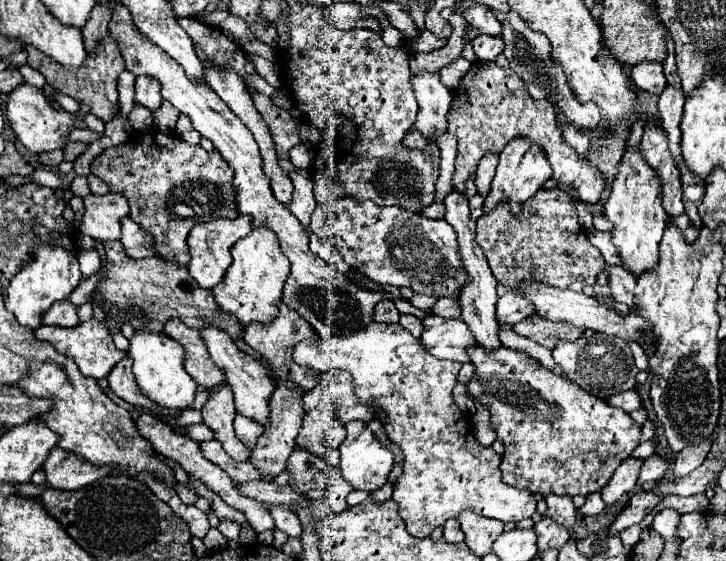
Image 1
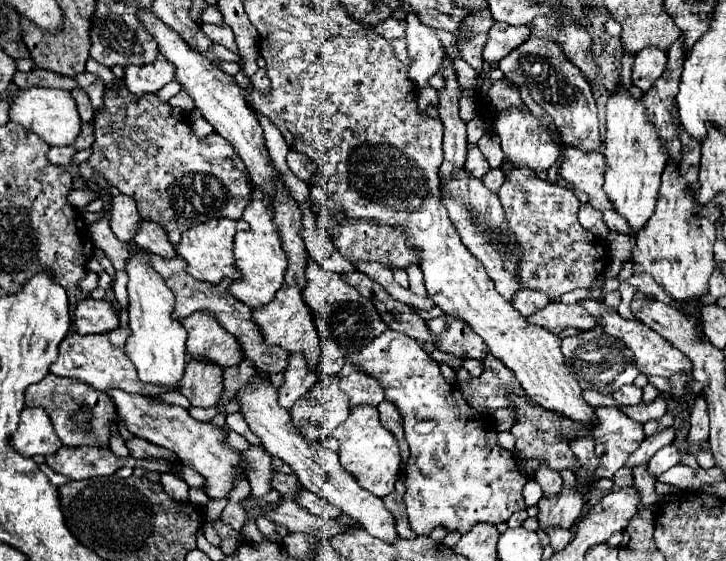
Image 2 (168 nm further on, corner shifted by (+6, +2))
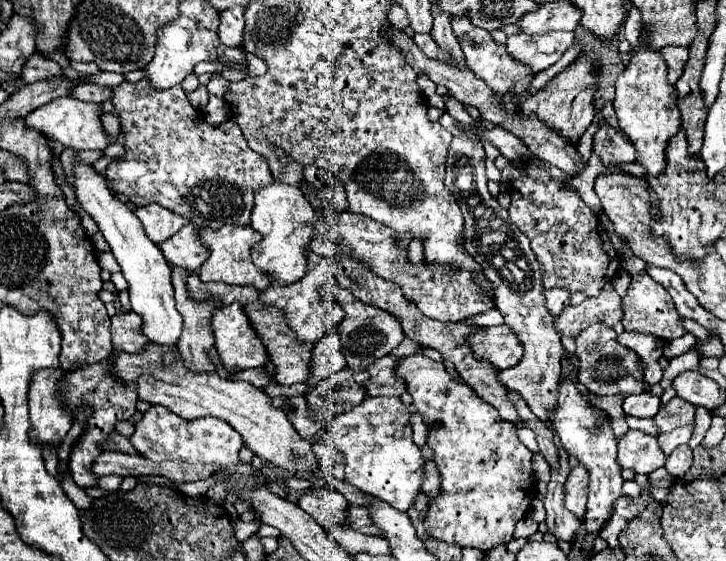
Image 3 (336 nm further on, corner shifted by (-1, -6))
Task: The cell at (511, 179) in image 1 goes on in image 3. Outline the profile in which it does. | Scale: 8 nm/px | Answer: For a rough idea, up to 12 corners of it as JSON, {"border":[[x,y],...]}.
{"border":[[578,58],[520,104],[576,144],[594,120],[594,64]]}

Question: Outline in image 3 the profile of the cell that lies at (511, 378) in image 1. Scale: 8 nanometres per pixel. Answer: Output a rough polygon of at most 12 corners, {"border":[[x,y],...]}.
{"border":[[642,430],[618,440],[618,464],[636,474],[664,466],[658,440]]}

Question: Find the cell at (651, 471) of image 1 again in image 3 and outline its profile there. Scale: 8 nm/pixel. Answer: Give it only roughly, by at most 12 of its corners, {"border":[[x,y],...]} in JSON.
{"border":[[684,444],[666,458],[666,470],[676,480],[688,472],[692,450]]}

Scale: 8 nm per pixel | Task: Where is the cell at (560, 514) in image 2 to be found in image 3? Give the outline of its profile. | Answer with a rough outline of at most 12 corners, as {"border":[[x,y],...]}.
{"border":[[576,466],[566,480],[564,504],[586,514],[588,472]]}

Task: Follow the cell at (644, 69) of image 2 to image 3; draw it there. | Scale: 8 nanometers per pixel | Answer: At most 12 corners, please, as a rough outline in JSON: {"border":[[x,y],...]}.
{"border":[[666,46],[660,50],[668,82],[682,76],[688,48]]}

